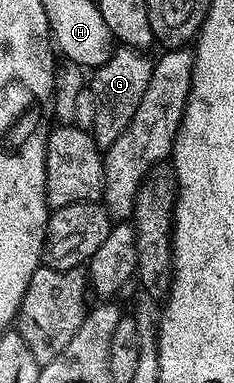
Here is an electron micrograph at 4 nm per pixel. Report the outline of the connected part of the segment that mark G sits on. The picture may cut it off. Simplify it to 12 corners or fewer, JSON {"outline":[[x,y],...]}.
{"outline":[[115,47],[93,69],[92,135],[110,148],[124,134],[152,82],[154,60]]}

